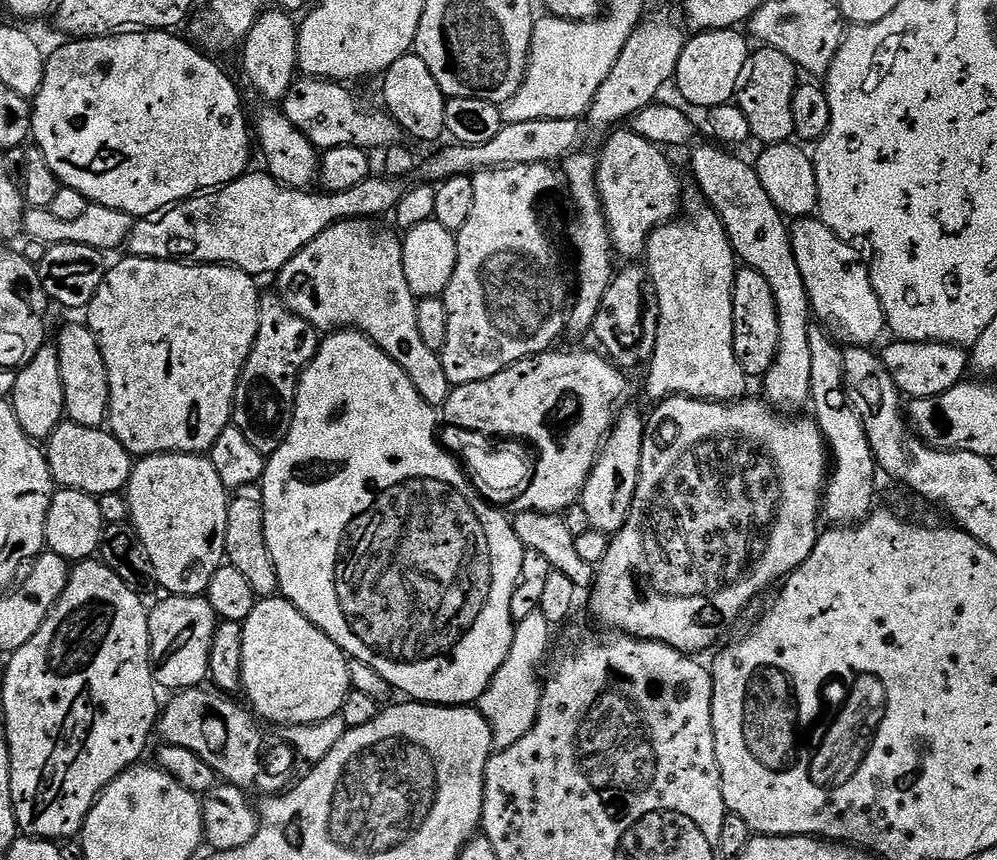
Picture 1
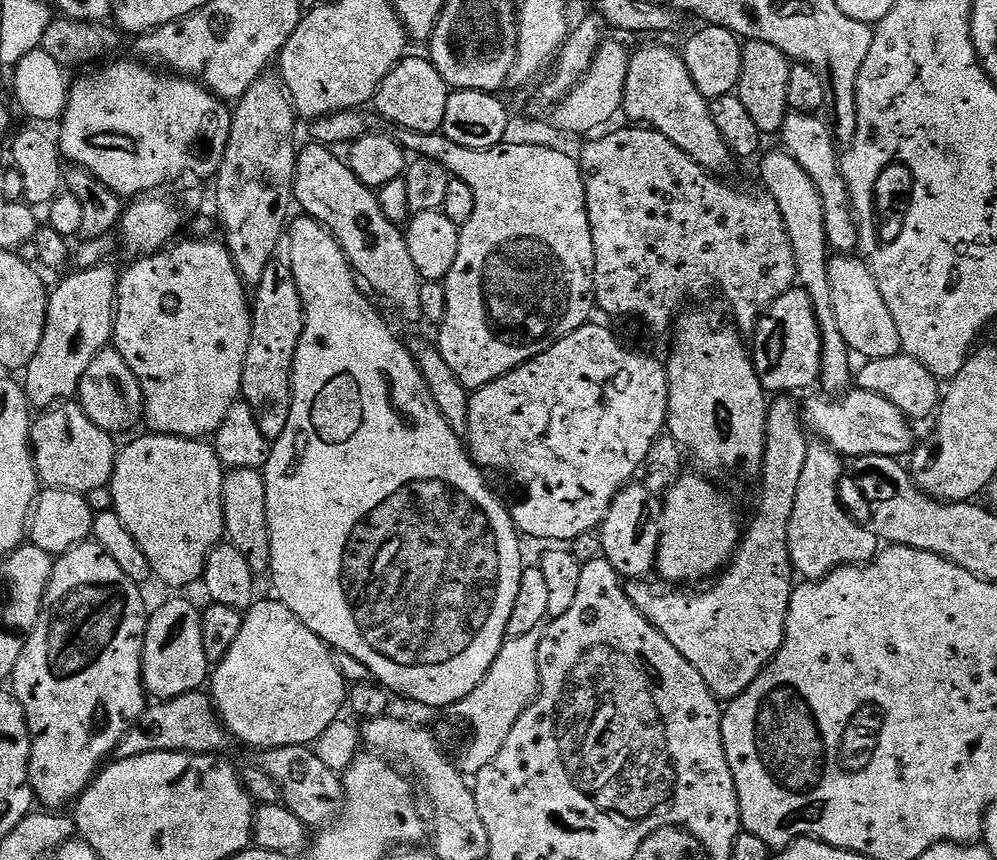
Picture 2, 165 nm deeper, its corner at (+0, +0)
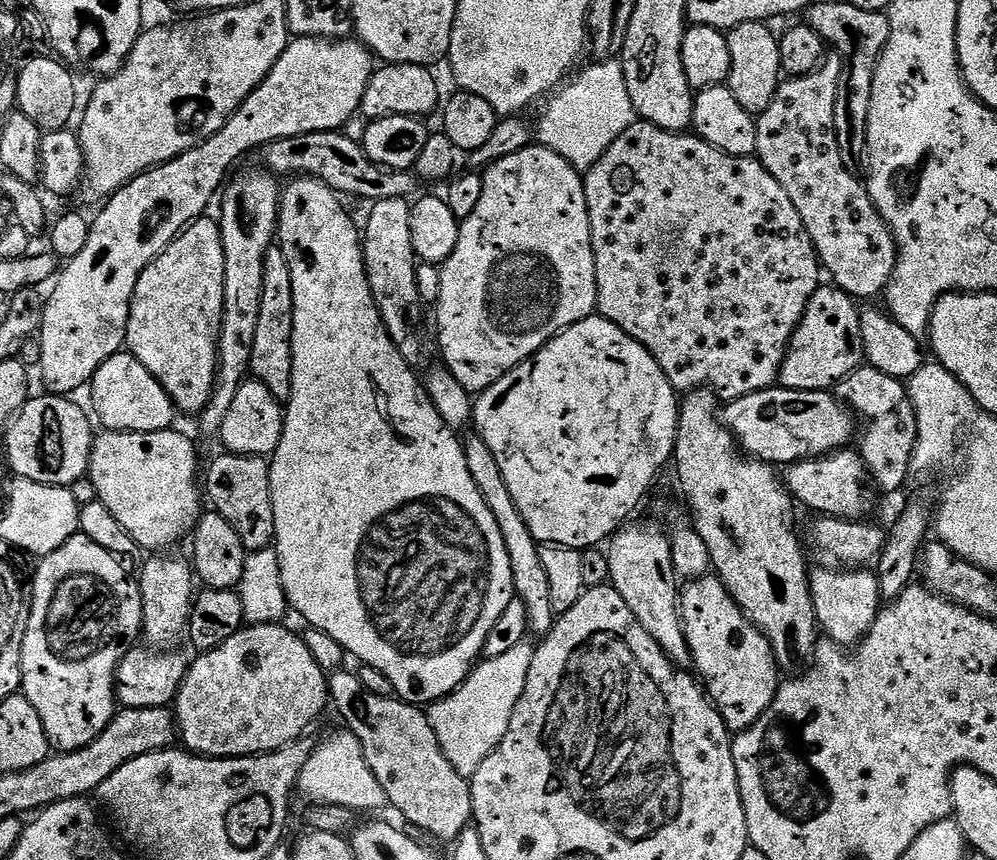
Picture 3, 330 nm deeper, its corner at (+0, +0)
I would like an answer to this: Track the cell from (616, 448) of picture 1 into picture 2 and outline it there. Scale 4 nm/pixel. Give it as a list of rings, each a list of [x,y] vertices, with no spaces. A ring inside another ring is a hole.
[[[629,482],[613,498],[606,518],[598,529],[603,559],[608,560],[622,578],[639,580],[647,577],[648,571],[653,571],[656,547],[660,541],[660,518],[657,505],[652,505],[652,502],[654,495],[643,482]]]

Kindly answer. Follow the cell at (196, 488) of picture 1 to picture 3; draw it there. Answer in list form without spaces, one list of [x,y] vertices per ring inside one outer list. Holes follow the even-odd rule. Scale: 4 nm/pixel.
[[[169,430],[167,432],[109,432],[101,431],[92,441],[92,461],[88,464],[88,476],[94,482],[94,490],[96,491],[96,499],[101,500],[110,510],[110,514],[114,514],[114,518],[118,518],[118,522],[122,522],[122,527],[126,529],[126,534],[130,534],[130,538],[134,538],[134,542],[138,542],[141,550],[148,554],[156,554],[161,550],[172,550],[180,539],[187,537],[189,533],[196,527],[196,523],[200,521],[202,515],[202,507],[200,508],[200,496],[202,500],[202,484],[196,481],[196,448],[177,430]]]

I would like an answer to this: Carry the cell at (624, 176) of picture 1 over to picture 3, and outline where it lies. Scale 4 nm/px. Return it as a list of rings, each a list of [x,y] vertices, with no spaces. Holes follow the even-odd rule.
[[[633,122],[621,136],[614,138],[610,150],[583,173],[582,179],[596,263],[596,312],[637,340],[656,359],[658,366],[662,366],[677,393],[708,389],[727,402],[773,387],[780,379],[780,367],[788,352],[790,338],[802,314],[806,314],[814,290],[822,286],[822,265],[798,210],[794,210],[794,202],[790,202],[786,190],[774,182],[762,162],[755,156],[726,154],[695,134],[667,132],[647,122]]]

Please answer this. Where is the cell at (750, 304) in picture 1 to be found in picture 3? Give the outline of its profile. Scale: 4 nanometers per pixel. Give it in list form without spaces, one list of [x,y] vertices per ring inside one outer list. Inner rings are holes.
[[[821,286],[814,290],[814,298],[806,306],[806,314],[798,322],[794,334],[788,343],[788,352],[780,367],[779,387],[790,390],[810,390],[811,392],[826,392],[835,389],[836,385],[850,375],[856,368],[865,363],[864,343],[860,329],[861,309],[856,308],[857,301],[835,286]]]

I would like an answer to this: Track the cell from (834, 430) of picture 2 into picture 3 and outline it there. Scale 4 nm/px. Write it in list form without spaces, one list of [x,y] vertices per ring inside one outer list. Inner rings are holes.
[[[773,386],[729,400],[722,408],[722,423],[749,457],[773,466],[791,466],[853,443],[858,424],[853,413],[831,391],[811,392]]]

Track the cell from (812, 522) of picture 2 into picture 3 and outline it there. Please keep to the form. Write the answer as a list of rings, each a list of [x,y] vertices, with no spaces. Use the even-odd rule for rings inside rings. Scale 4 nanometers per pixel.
[[[836,566],[820,568],[811,573],[808,585],[816,611],[819,631],[835,644],[855,646],[863,640],[880,613],[880,584],[872,570],[841,570]]]

